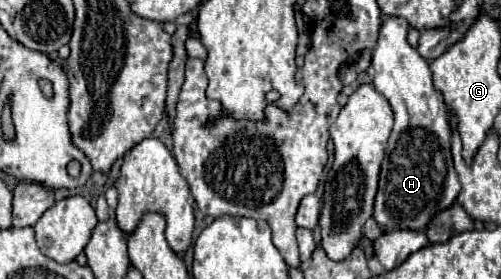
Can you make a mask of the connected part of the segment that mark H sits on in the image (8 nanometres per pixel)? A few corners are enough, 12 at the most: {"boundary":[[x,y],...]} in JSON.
{"boundary":[[387,17],[375,89],[395,125],[375,221],[423,231],[459,193],[447,105]]}

